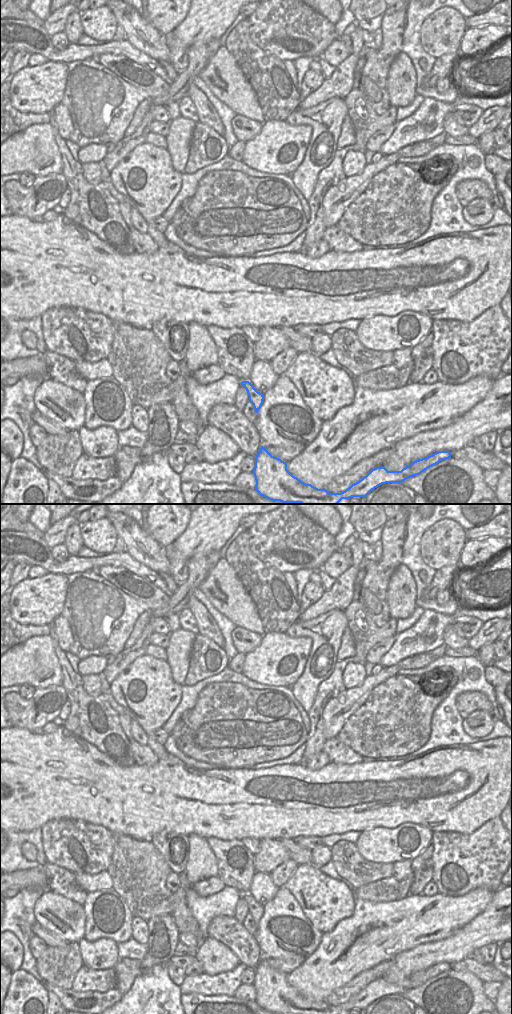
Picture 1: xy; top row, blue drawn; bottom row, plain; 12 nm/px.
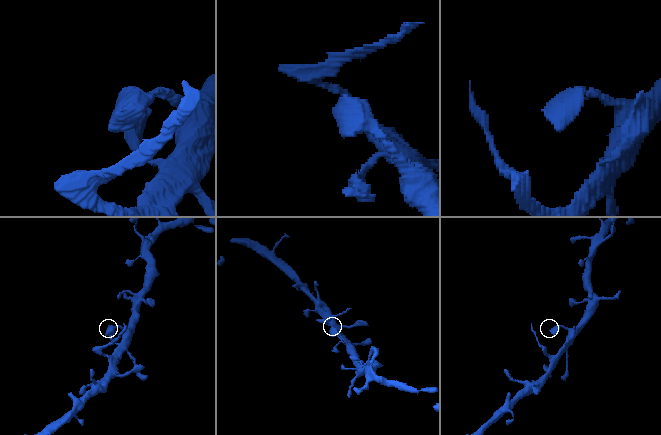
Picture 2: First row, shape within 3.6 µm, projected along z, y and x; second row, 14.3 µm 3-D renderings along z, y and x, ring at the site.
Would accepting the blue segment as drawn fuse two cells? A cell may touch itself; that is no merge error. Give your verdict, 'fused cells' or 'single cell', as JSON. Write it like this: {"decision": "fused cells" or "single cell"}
{"decision": "fused cells"}

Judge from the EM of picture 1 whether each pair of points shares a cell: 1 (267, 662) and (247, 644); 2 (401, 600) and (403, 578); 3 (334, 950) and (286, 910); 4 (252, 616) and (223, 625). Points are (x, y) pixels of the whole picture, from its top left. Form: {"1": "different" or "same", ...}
{"1": "different", "2": "same", "3": "different", "4": "different"}

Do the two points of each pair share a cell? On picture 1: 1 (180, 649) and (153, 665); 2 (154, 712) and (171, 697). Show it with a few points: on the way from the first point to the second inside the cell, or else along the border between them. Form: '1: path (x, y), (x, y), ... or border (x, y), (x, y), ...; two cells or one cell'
1: border (165, 660), (175, 681); two cells
2: path (158, 708), (167, 699); one cell

